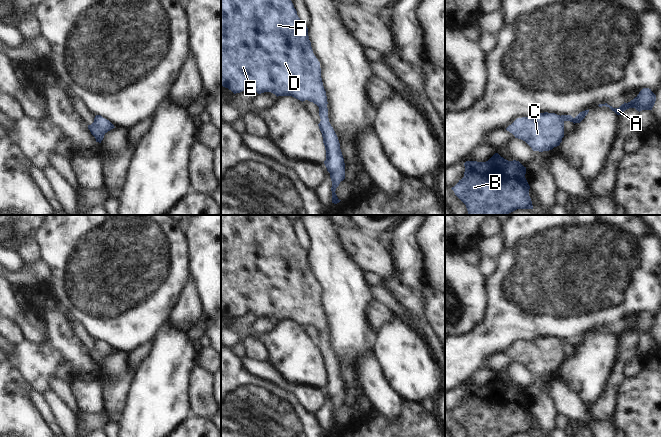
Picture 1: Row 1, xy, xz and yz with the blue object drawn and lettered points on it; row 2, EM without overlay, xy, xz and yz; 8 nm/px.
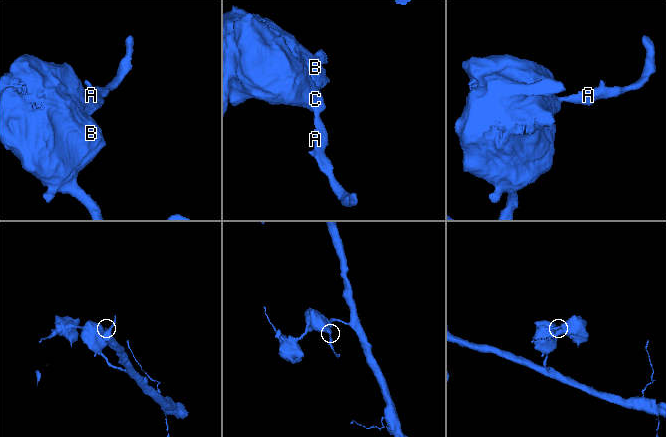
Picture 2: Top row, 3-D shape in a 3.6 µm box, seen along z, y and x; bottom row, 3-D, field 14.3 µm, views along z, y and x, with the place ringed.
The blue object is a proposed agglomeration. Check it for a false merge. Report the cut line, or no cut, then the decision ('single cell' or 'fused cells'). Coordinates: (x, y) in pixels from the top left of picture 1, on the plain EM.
no cut | single cell

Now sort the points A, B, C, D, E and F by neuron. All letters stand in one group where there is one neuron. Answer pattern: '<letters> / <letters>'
A B C D E F

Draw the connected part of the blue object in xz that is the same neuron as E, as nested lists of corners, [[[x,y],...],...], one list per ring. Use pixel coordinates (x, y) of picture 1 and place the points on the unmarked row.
[[[221,215],[221,310],[234,318],[254,314],[258,318],[271,316],[308,324],[319,331],[319,353],[326,374],[324,388],[332,405],[332,427],[337,428],[335,415],[345,403],[345,387],[338,361],[328,342],[327,320],[321,302],[320,286],[313,277],[307,250],[300,244],[291,222],[284,215]]]

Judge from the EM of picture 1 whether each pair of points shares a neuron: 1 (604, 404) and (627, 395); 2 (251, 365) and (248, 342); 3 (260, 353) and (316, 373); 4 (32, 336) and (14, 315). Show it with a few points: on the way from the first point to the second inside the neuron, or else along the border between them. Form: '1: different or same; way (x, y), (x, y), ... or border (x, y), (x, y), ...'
1: different; border (625, 379), (619, 388), (616, 409), (611, 417)
2: different; border (245, 356), (267, 362)
3: different; border (255, 337), (264, 345), (268, 361)
4: same; way (31, 331), (19, 319)

